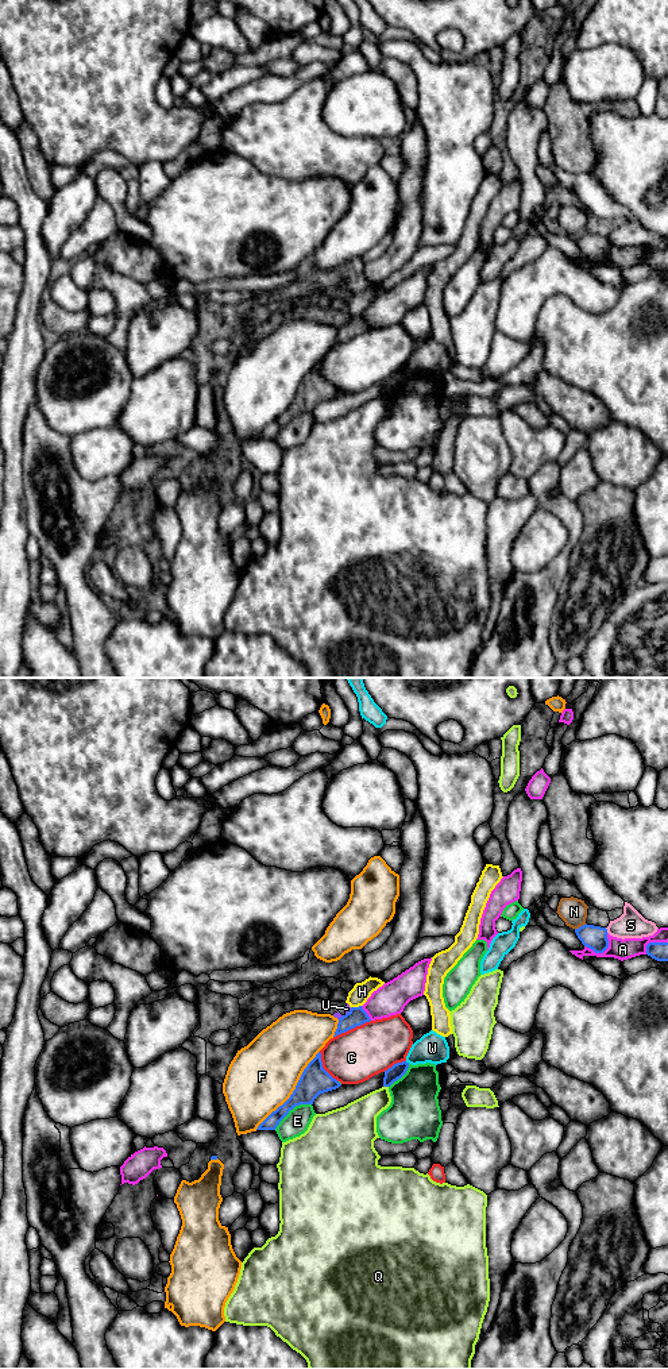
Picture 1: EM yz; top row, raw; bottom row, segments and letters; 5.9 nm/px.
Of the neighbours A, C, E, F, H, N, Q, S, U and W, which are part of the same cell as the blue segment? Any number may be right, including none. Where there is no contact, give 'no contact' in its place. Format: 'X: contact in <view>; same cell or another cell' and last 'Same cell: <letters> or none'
A: contact in yz; another cell
C: contact in yz; another cell
E: contact in yz; another cell
F: contact in yz; another cell
H: contact in yz; another cell
N: contact in yz; another cell
Q: contact in yz; another cell
S: contact in yz; another cell
U: contact in yz; another cell
W: contact in yz; another cell
Same cell: none

